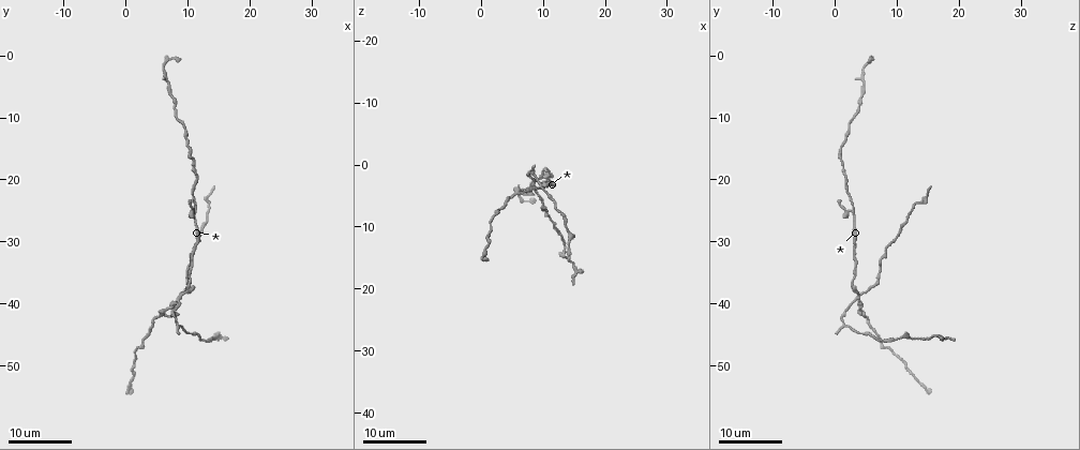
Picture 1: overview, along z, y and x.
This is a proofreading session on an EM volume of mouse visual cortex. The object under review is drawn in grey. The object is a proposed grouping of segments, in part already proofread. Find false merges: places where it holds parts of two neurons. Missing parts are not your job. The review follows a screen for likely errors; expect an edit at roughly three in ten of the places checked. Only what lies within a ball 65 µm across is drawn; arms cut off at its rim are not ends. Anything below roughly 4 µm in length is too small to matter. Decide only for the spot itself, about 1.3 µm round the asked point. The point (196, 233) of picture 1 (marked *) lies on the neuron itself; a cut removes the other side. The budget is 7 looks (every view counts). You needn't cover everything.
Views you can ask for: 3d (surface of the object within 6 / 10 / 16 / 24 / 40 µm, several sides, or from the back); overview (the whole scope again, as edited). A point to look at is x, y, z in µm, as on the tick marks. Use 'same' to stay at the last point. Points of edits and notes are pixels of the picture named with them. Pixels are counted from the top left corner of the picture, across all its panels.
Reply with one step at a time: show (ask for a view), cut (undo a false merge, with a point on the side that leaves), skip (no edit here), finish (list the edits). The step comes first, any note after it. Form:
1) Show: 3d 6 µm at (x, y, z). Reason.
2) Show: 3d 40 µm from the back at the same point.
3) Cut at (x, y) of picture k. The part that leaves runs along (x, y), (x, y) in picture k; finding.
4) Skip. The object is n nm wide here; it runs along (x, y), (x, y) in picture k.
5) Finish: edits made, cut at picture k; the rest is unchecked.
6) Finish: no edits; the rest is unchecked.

Show: 3d 16 µm at (11.5, 30.5, 3.0). Calibre changes.

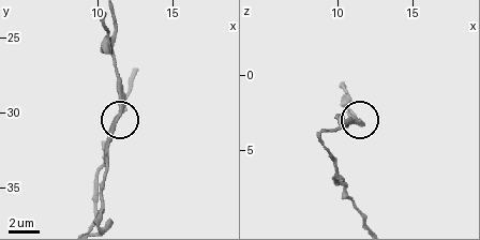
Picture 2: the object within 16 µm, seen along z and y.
Show: 3d 10 µm at (11.4, 30.0, 3.2).

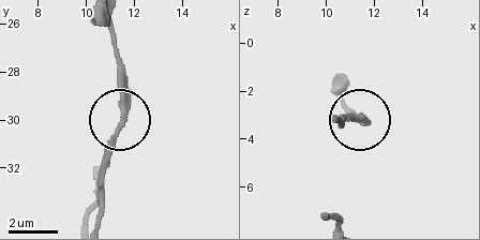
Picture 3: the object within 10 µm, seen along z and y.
Skip. It runs along (119, 87), (119, 128), (103, 175) in picture 3; continuous, no second neuron.

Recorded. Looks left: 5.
Show: 3d 24 µm at (8.0, 8.5, 4.0). Thick turns thin.

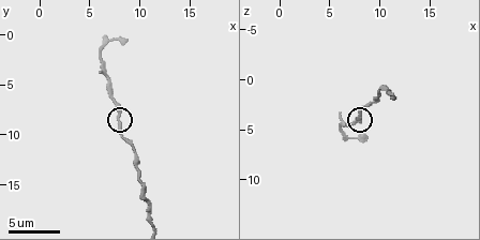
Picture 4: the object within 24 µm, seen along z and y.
Show: 3d 10 µm at (8.0, 8.6, 3.8).

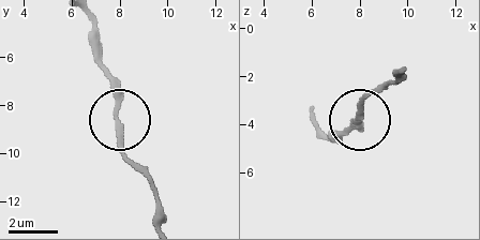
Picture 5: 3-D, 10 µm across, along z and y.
Skip. The object is 220 nm wide here; one neuron here.

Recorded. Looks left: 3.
Show: 3d 24 µm at (8.5, 39.5, 3.5). Four-way junction.

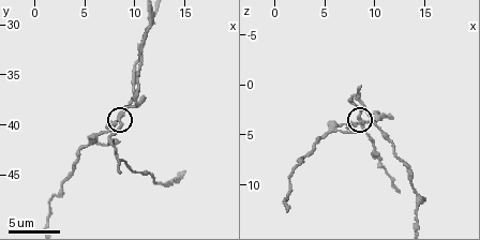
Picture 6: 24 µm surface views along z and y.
Show: 3d 10 µm at (8.4, 39.2, 3.6). Closer look.

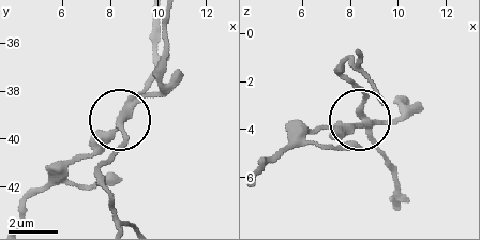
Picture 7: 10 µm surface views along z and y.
Cut at (129, 138) of picture 7. The part that leaves runs along (123, 111), (122, 140), (100, 177), (125, 222) in picture 7; a second neuron is stuck on.

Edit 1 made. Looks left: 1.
Finish: edits made, cut at picture 7; the rest is unchecked.

